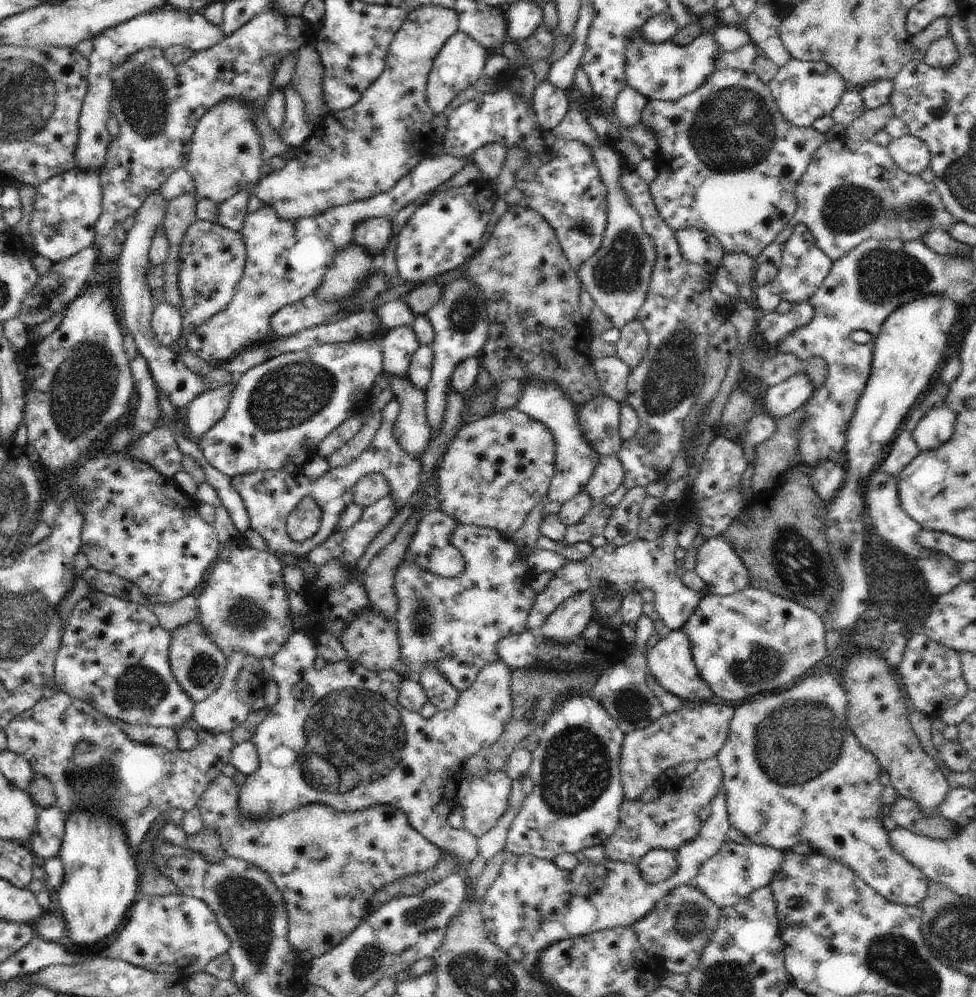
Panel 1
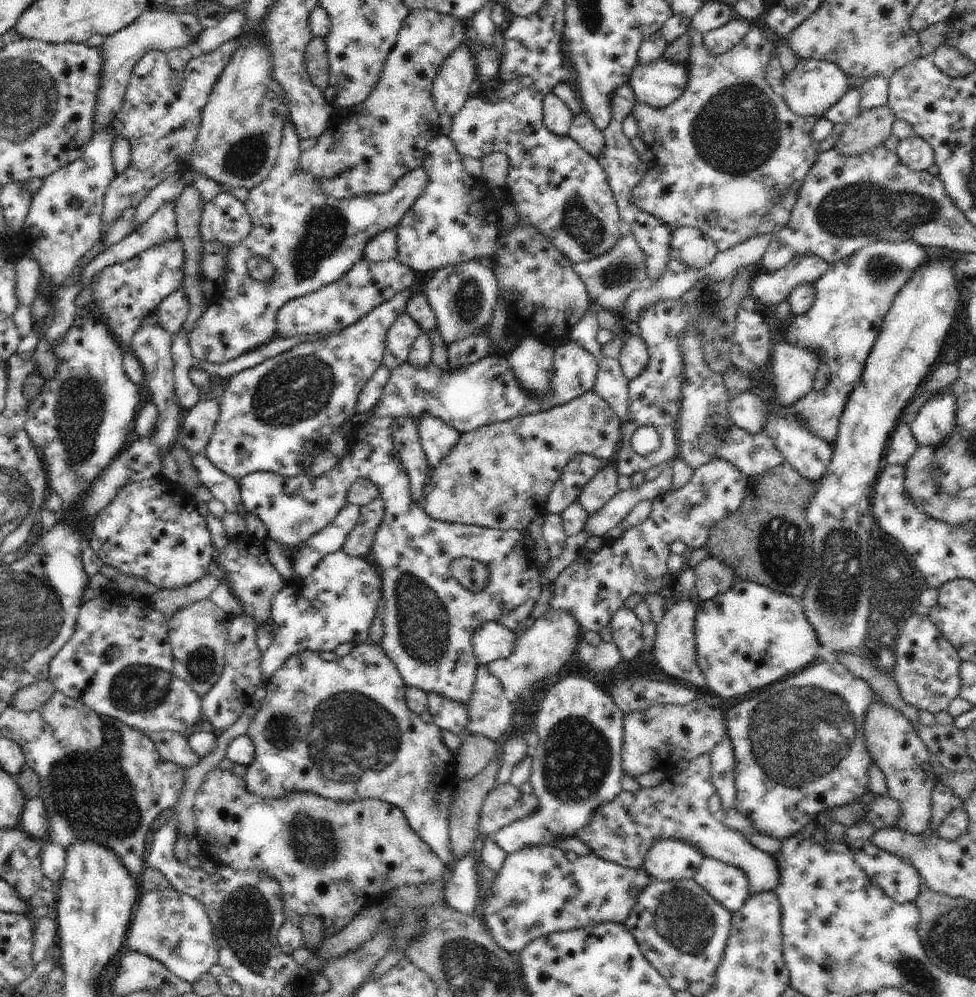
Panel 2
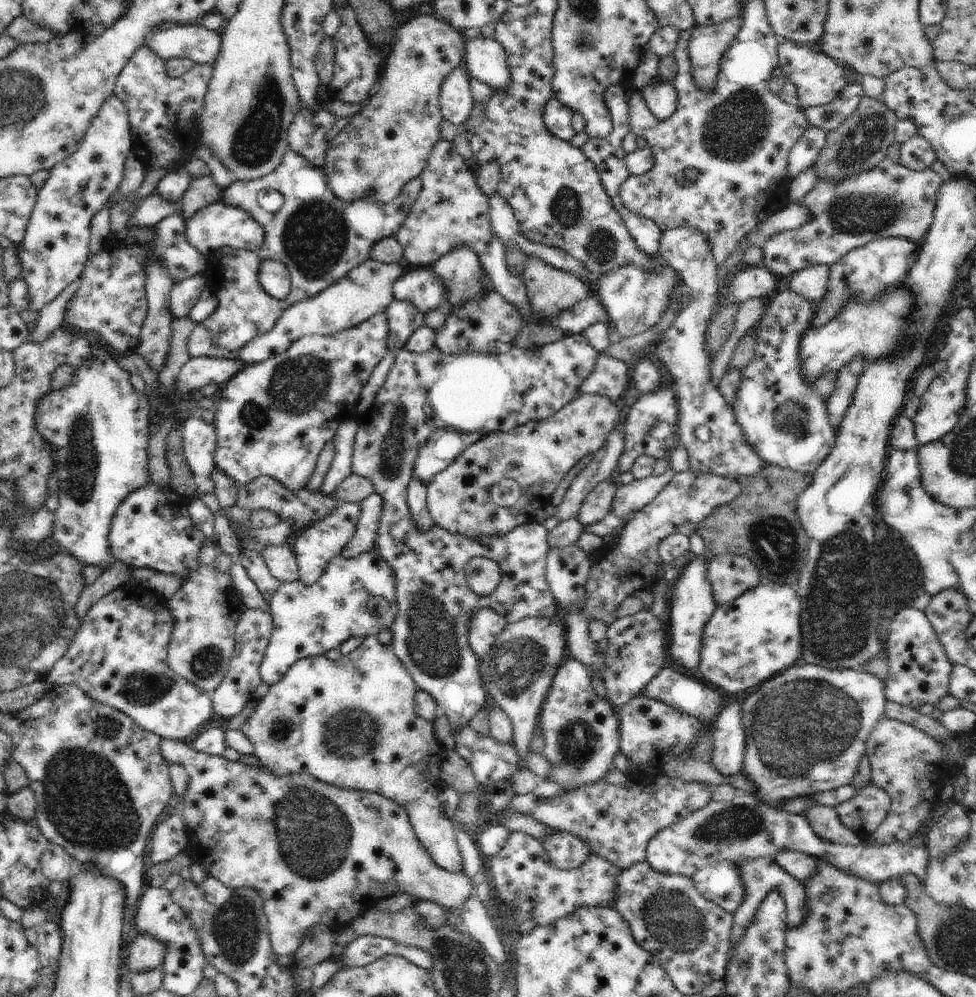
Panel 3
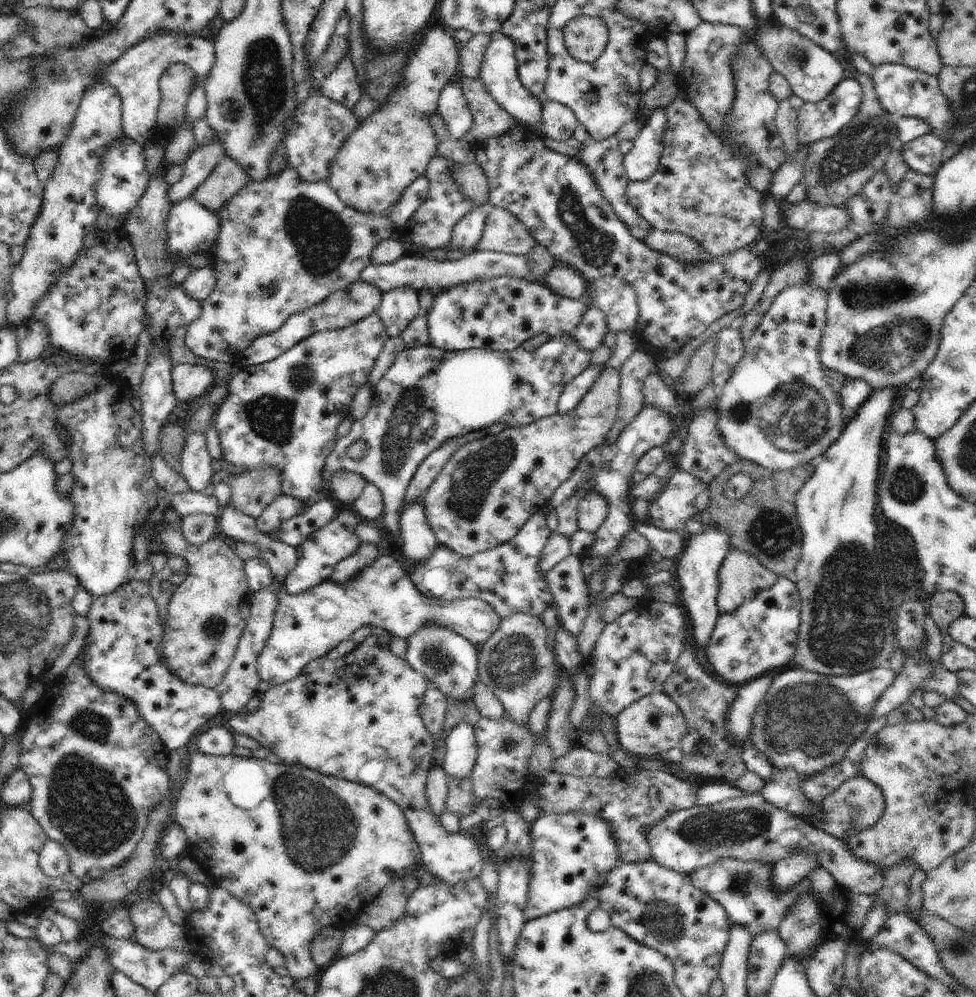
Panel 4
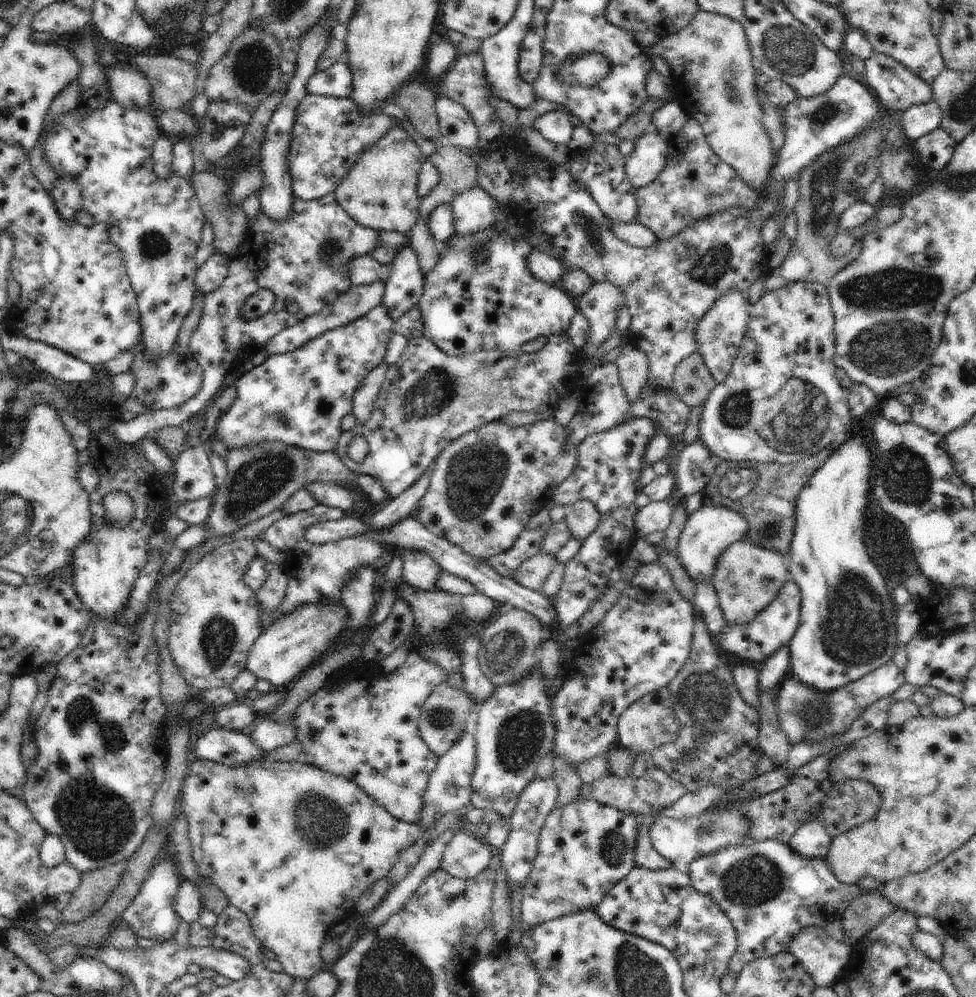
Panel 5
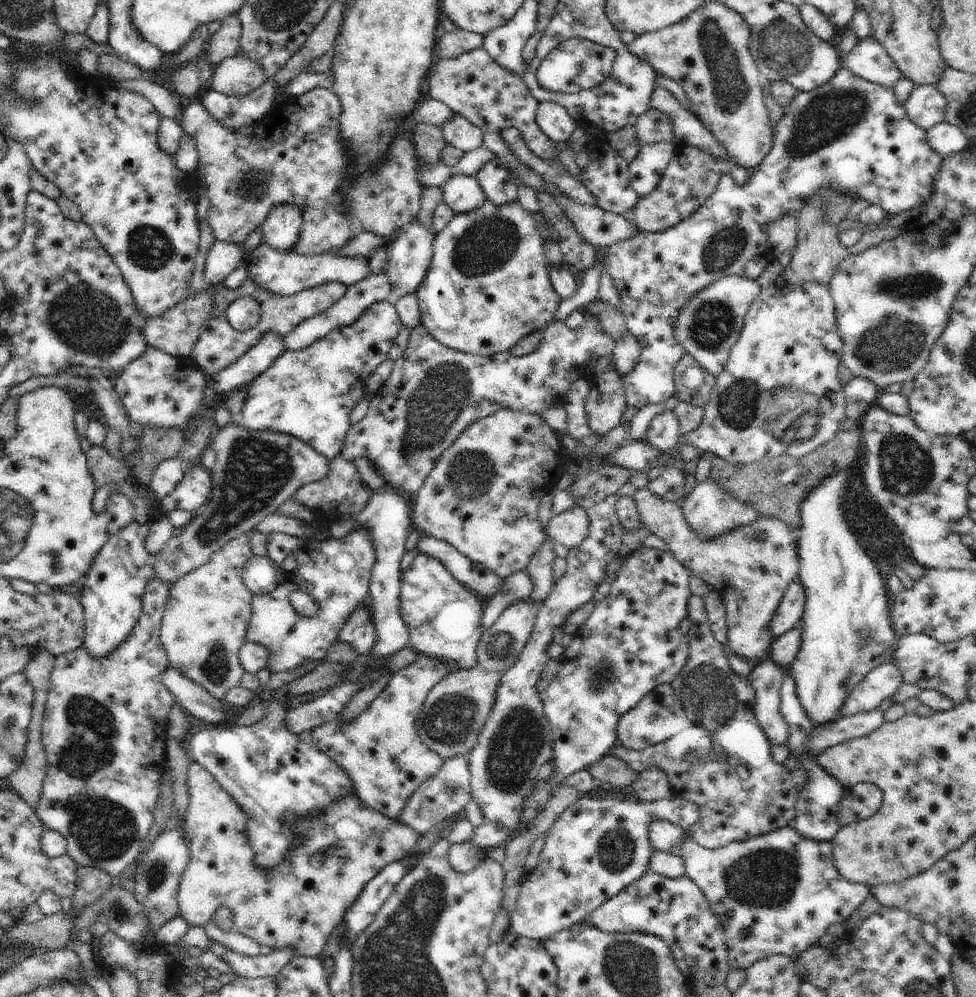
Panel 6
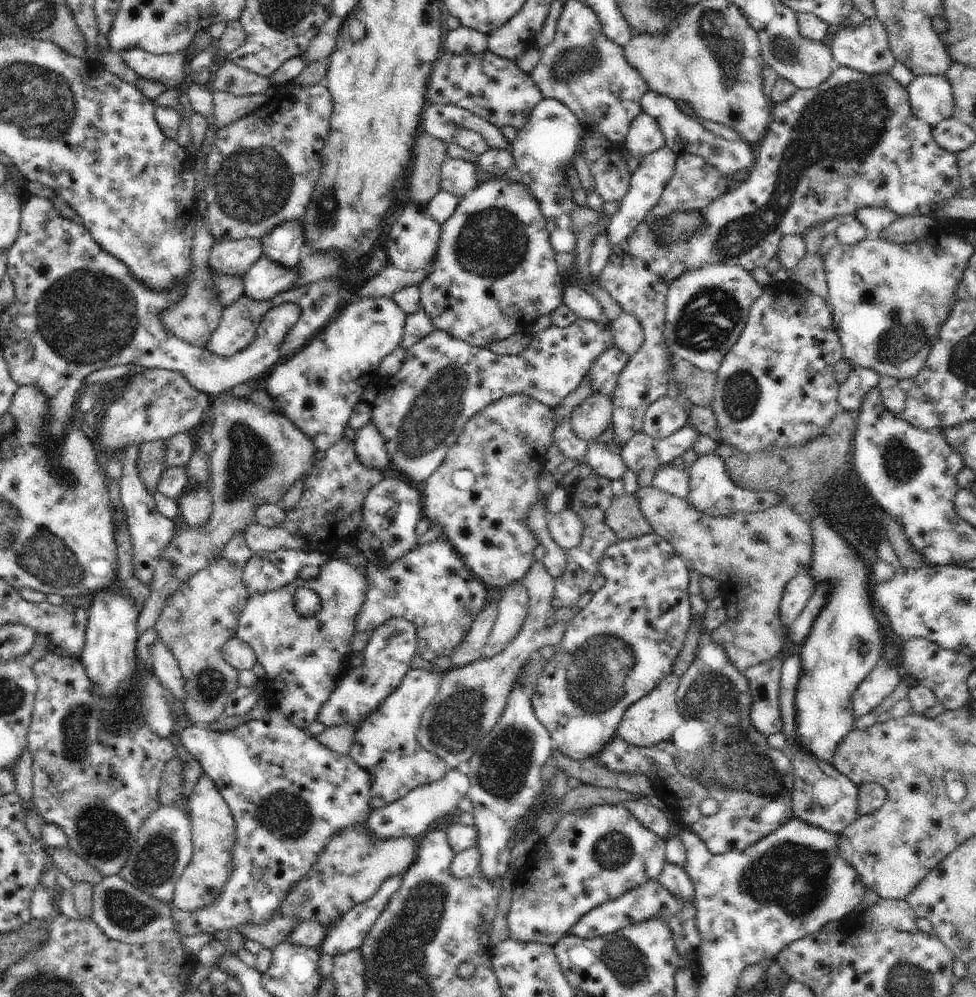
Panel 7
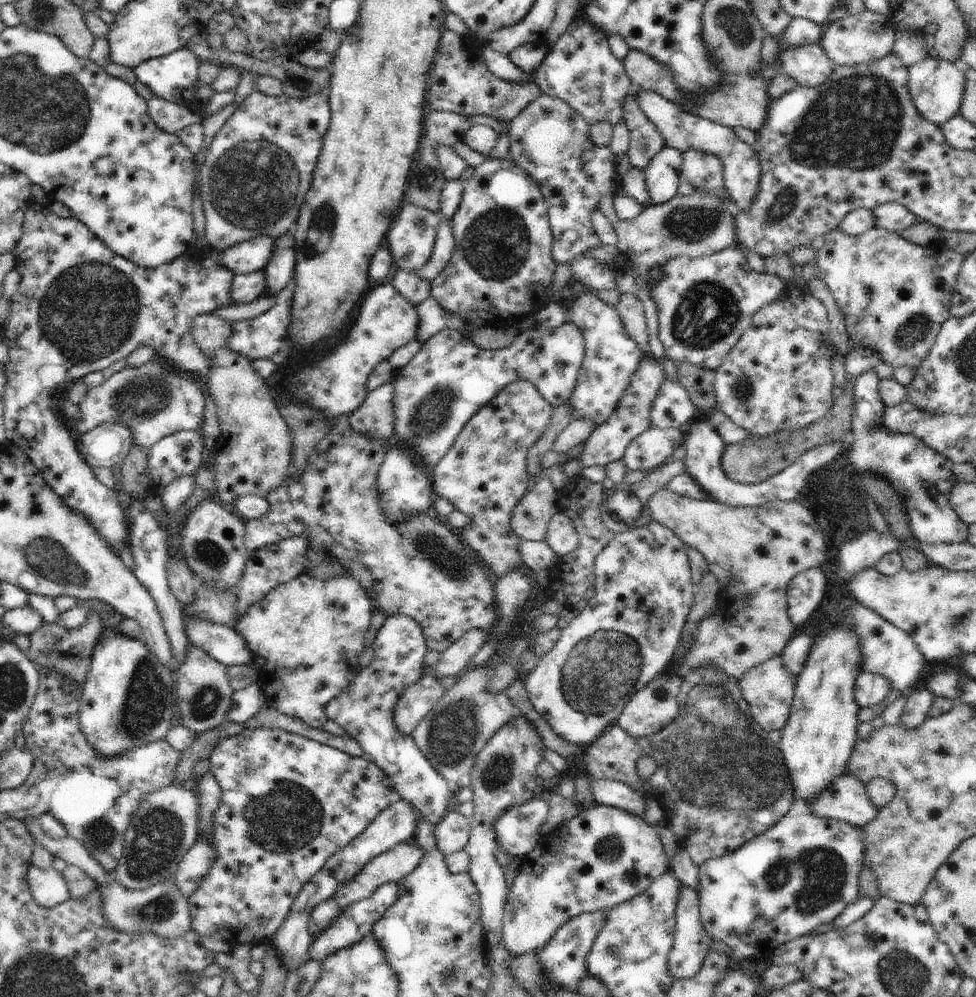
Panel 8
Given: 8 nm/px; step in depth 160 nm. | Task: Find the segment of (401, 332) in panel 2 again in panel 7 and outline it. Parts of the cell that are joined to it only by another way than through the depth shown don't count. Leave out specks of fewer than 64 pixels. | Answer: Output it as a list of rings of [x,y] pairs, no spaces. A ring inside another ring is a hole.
[[[410,201],[396,224],[390,228],[388,242],[386,242],[386,254],[389,264],[401,271],[423,271],[436,254],[438,242],[440,242],[441,224],[438,224],[427,211],[427,205]]]

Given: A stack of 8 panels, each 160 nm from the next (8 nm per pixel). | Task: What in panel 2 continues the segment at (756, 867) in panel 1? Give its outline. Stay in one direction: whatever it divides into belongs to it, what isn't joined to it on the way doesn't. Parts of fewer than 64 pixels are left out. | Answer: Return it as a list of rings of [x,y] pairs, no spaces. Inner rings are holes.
[[[704,857],[693,879],[731,913],[740,910],[749,897],[746,871],[732,863]]]

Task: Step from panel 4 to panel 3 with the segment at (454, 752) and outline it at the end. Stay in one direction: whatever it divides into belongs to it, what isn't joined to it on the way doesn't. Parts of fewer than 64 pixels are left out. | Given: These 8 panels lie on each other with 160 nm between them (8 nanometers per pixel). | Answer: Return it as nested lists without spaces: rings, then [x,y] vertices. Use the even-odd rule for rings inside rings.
[[[582,334],[567,335],[564,336],[562,340],[558,340],[558,342],[540,346],[534,348],[533,350],[523,350],[522,348],[516,348],[516,346],[514,346],[510,351],[498,355],[481,354],[478,352],[458,355],[443,354],[436,346],[430,348],[428,352],[422,353],[411,352],[403,349],[396,355],[396,360],[390,370],[390,373],[388,374],[386,382],[382,384],[380,391],[376,394],[376,400],[372,402],[372,406],[368,408],[368,412],[366,412],[362,418],[359,418],[358,431],[356,432],[354,438],[353,464],[351,466],[351,473],[368,478],[374,486],[375,493],[380,494],[380,497],[383,500],[384,508],[379,521],[379,528],[375,542],[377,554],[380,554],[380,556],[384,558],[384,562],[392,568],[394,578],[396,578],[396,606],[398,606],[398,616],[396,616],[396,620],[394,620],[394,624],[392,624],[391,630],[393,638],[390,646],[394,650],[394,654],[400,658],[400,662],[404,664],[404,668],[408,670],[408,674],[414,678],[416,686],[418,686],[420,690],[424,690],[425,692],[428,692],[428,694],[432,694],[432,698],[434,698],[438,704],[440,713],[447,716],[450,723],[450,730],[454,736],[456,736],[456,734],[460,734],[460,732],[462,732],[462,730],[470,724],[470,720],[472,720],[472,718],[474,718],[474,716],[479,713],[483,707],[485,707],[485,703],[489,698],[485,690],[484,681],[482,680],[479,672],[480,660],[478,659],[478,656],[476,656],[474,650],[470,647],[467,640],[468,624],[470,624],[472,616],[474,616],[478,610],[482,610],[482,608],[490,608],[491,610],[498,612],[500,616],[504,616],[507,623],[519,622],[524,618],[531,617],[550,618],[550,620],[554,620],[559,618],[559,605],[556,602],[556,598],[552,595],[552,592],[550,592],[547,582],[546,564],[548,553],[550,552],[547,542],[549,531],[542,524],[538,524],[536,521],[528,522],[518,526],[509,534],[504,534],[504,536],[480,536],[478,538],[468,538],[468,536],[462,536],[462,534],[450,534],[450,532],[446,532],[446,530],[436,525],[432,526],[432,528],[425,533],[420,533],[419,530],[416,530],[416,522],[414,522],[414,520],[412,520],[412,516],[410,516],[406,498],[410,480],[413,478],[415,462],[418,458],[418,454],[420,454],[420,448],[426,445],[426,442],[428,442],[428,438],[430,438],[430,434],[432,434],[432,432],[436,432],[436,430],[440,430],[442,428],[446,428],[446,430],[452,429],[454,431],[464,432],[466,434],[472,434],[474,432],[481,434],[484,430],[486,430],[486,432],[494,432],[494,430],[498,430],[498,432],[507,432],[517,428],[518,426],[526,424],[526,422],[549,418],[550,416],[556,414],[556,412],[559,412],[564,406],[566,406],[566,404],[568,404],[568,402],[575,400],[576,394],[578,394],[578,390],[580,390],[580,386],[582,386],[582,384],[584,384],[584,380],[592,374],[592,370],[594,370],[598,356],[600,356],[600,352],[590,346]],[[476,557],[485,557],[493,562],[496,562],[501,571],[501,580],[498,587],[491,594],[488,594],[488,596],[478,597],[478,594],[476,594],[476,592],[472,592],[472,590],[468,587],[468,582],[466,582],[466,572],[464,572],[464,568],[466,568],[466,564],[468,564],[472,558]]]

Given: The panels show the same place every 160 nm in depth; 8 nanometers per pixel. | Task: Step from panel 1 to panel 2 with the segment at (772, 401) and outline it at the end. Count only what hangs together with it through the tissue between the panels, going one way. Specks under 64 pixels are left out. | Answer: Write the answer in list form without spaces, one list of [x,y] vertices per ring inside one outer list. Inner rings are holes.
[[[786,341],[778,343],[773,348],[770,372],[773,374],[773,398],[775,404],[780,407],[791,407],[799,400],[802,400],[809,391],[813,390],[813,382],[815,372],[823,360],[818,354],[819,349],[808,348],[804,349]]]

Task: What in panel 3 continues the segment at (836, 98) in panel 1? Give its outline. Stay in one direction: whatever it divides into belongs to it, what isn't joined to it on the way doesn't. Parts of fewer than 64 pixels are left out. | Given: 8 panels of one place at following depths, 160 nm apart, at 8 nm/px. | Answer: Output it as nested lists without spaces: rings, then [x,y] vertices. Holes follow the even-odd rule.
[[[779,38],[778,60],[779,67],[784,70],[787,80],[796,86],[801,109],[829,104],[840,94],[842,88],[847,86],[842,64],[838,64],[822,52],[815,52],[806,46],[799,46],[792,40]]]

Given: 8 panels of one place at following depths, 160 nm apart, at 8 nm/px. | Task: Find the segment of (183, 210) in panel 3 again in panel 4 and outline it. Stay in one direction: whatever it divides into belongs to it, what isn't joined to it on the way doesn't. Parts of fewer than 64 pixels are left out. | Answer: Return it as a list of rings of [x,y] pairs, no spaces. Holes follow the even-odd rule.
[[[224,156],[191,197],[198,204],[218,213],[226,201],[238,192],[248,179],[250,179],[249,176],[241,166],[228,156]]]

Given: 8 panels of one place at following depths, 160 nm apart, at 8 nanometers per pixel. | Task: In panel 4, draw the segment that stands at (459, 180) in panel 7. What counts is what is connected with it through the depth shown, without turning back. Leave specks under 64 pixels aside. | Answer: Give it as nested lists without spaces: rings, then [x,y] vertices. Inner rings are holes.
[[[489,202],[485,205],[478,205],[476,210],[467,214],[456,224],[451,241],[446,247],[448,261],[462,260],[474,251],[478,251],[478,243],[482,238],[485,222],[491,207]]]

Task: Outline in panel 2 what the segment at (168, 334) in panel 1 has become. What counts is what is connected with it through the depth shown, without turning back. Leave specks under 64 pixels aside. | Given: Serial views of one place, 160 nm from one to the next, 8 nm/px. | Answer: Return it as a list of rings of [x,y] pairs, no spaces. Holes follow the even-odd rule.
[[[182,287],[170,293],[157,306],[159,325],[164,331],[173,335],[183,328],[188,313],[189,304]]]

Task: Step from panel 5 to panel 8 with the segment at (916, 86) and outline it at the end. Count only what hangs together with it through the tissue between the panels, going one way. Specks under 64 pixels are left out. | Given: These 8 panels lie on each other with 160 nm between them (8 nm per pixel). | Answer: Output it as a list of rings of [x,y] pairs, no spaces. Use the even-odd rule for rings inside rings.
[[[866,9],[857,15],[846,15],[824,27],[819,44],[837,66],[854,66],[879,61],[893,52],[896,28],[889,16]]]

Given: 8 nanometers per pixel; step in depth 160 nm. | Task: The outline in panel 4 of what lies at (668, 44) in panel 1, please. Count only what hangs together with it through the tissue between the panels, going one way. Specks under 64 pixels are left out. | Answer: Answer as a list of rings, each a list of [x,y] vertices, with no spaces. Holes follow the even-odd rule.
[[[656,109],[633,141],[630,152],[623,158],[623,167],[630,181],[648,180],[657,169],[661,152],[663,132],[667,121],[666,109]]]

